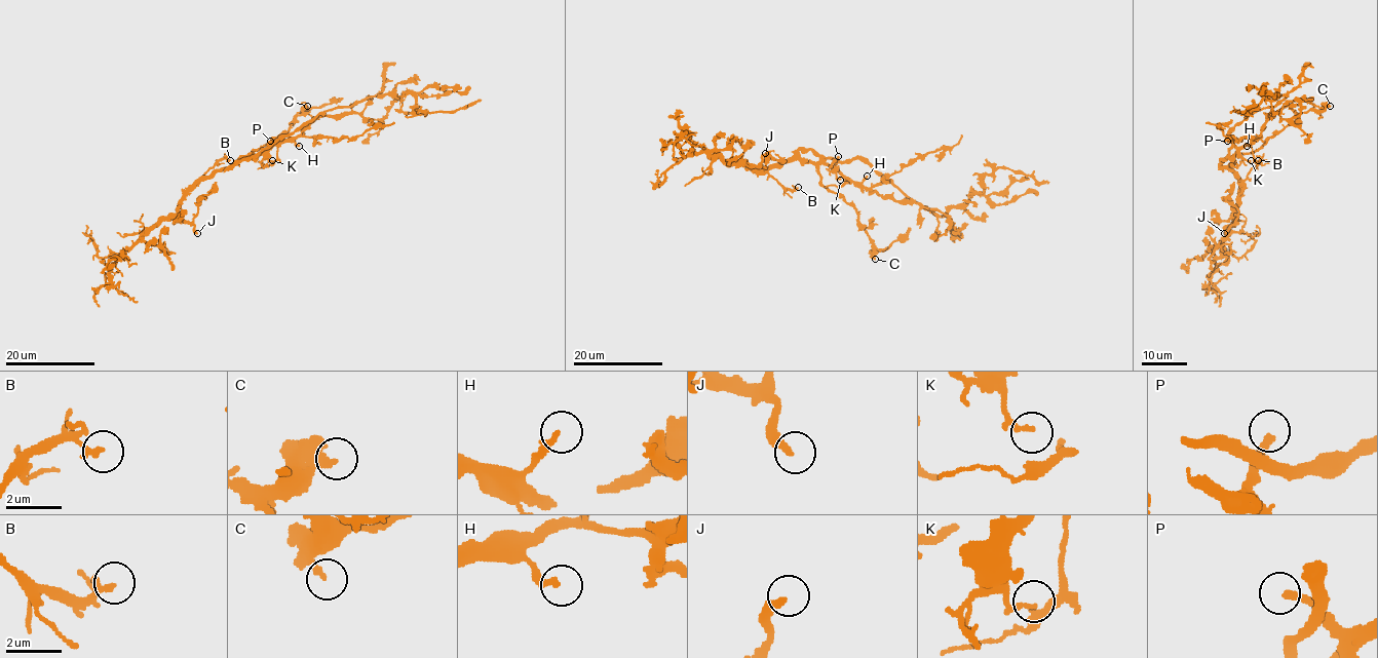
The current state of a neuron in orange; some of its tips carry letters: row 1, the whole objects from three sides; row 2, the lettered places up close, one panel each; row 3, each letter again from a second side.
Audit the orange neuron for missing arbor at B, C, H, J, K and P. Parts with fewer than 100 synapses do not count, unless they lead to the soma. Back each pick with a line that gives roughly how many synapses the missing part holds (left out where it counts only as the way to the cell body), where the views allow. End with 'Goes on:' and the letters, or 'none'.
Goes on: P

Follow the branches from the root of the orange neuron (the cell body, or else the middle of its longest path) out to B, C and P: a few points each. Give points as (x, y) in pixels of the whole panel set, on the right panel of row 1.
B: (1246, 145), (1233, 157), (1231, 170), (1245, 180), (1258, 160)
C: (1246, 145), (1234, 156), (1257, 150), (1303, 112), (1325, 110), (1330, 106)
P: (1246, 145), (1236, 147), (1227, 141)

